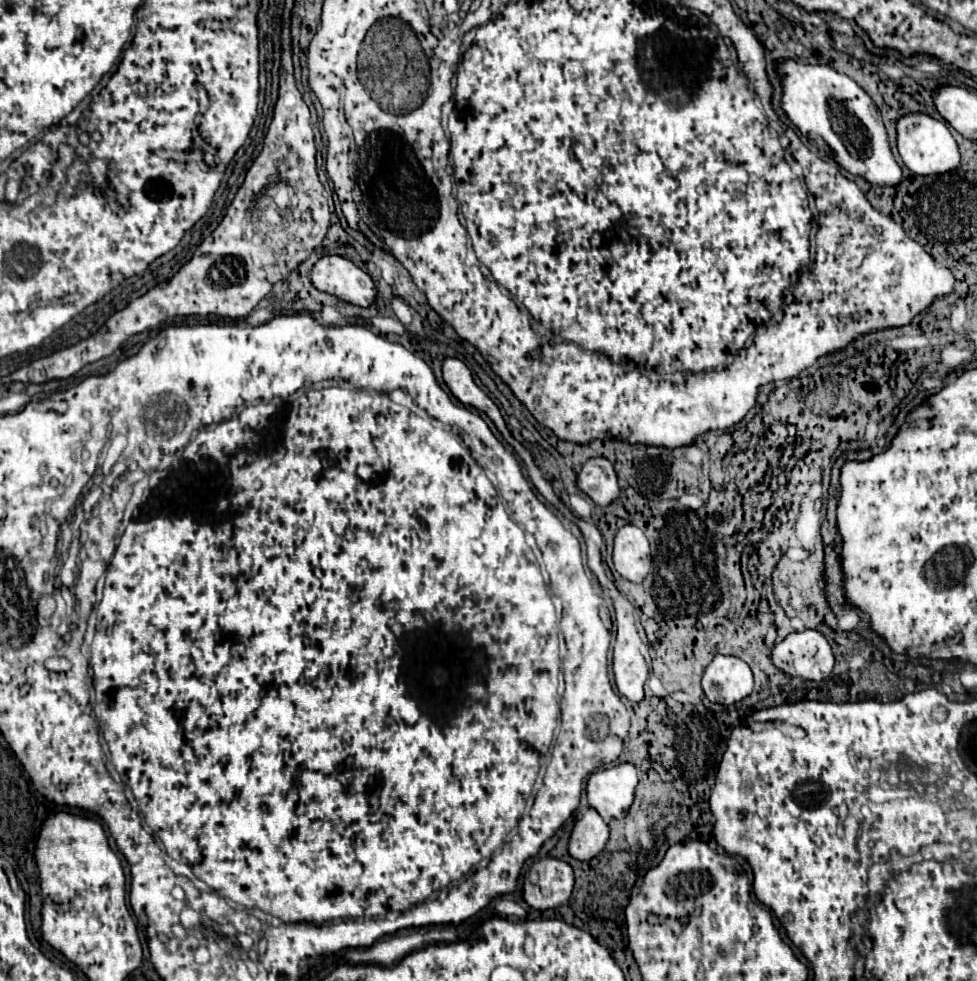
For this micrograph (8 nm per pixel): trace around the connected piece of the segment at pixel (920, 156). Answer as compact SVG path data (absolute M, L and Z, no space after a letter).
M922 113L904 115L898 121L898 151L908 169L912 169L916 175L942 175L960 165L958 143L952 137L948 125Z

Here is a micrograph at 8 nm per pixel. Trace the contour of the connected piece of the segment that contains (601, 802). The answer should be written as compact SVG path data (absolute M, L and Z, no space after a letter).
M620 763L612 769L602 769L588 779L588 803L606 819L626 817L632 801L634 789L638 785L636 767L632 763Z

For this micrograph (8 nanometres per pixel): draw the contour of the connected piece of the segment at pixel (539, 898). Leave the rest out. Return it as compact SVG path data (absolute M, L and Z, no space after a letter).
M546 857L536 861L524 877L524 899L534 909L554 909L568 903L574 871L566 861Z

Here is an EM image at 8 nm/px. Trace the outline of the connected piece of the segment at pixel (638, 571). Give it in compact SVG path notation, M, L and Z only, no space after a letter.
M624 525L618 529L614 539L614 567L624 579L632 583L642 583L646 579L652 567L652 557L642 529L634 525Z

